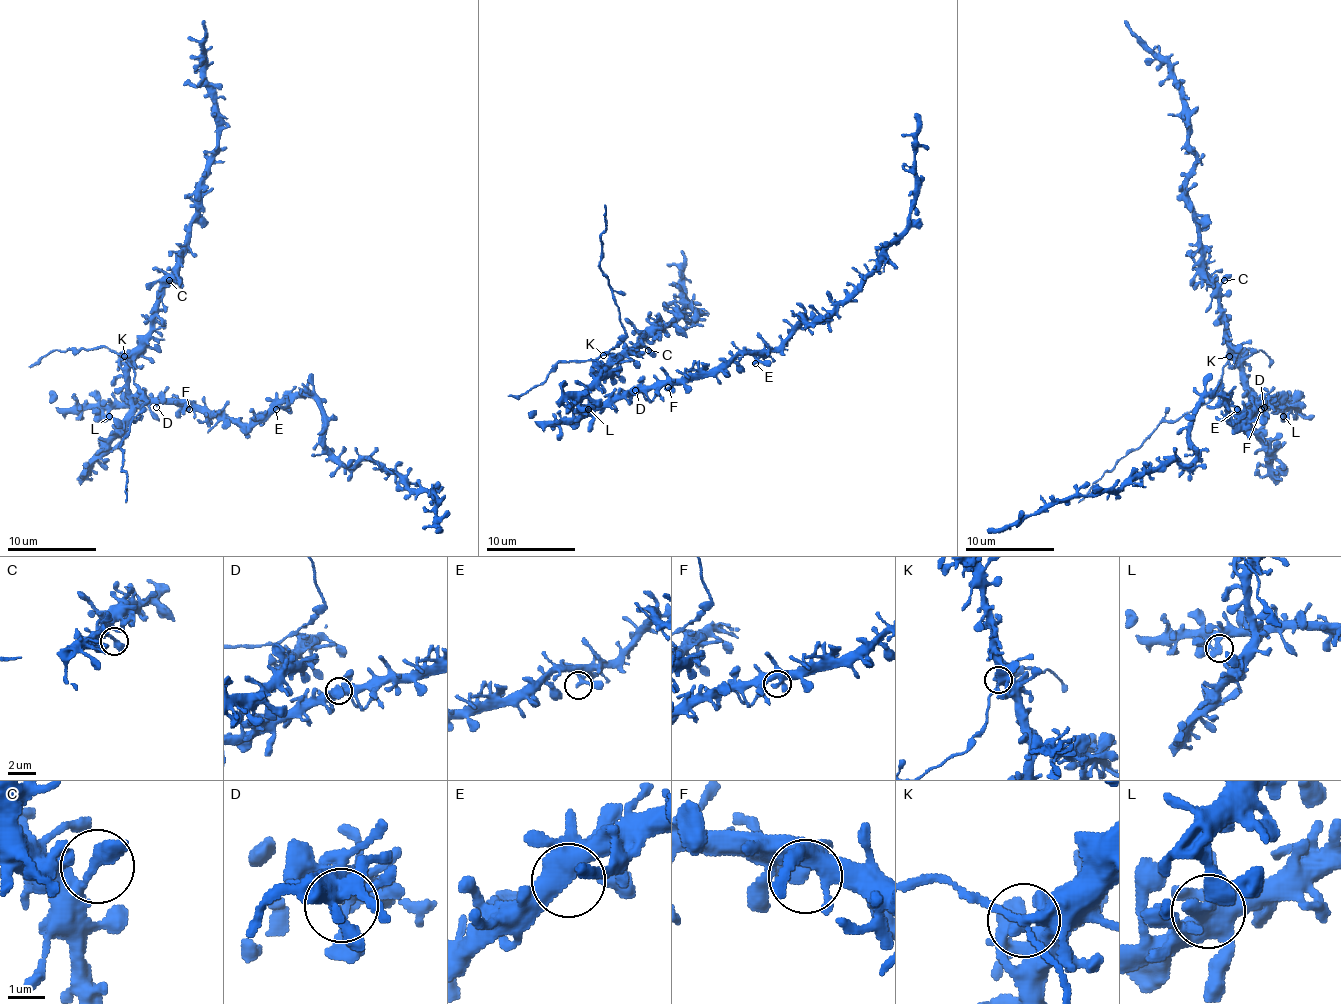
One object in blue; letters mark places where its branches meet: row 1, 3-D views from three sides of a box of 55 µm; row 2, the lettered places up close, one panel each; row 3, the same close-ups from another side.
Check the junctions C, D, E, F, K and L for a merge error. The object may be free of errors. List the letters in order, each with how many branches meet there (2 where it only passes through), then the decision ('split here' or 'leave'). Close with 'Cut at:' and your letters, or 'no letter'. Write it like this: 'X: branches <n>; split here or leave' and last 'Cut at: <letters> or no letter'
C: branches 2; leave
D: branches 2; leave
E: branches 2; leave
F: branches 2; leave
K: branches 3; split here
L: branches 2; leave
Cut at: K

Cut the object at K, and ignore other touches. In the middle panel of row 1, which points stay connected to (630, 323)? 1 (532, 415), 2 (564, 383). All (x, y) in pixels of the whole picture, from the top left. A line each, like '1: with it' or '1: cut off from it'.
1: with it
2: with it

